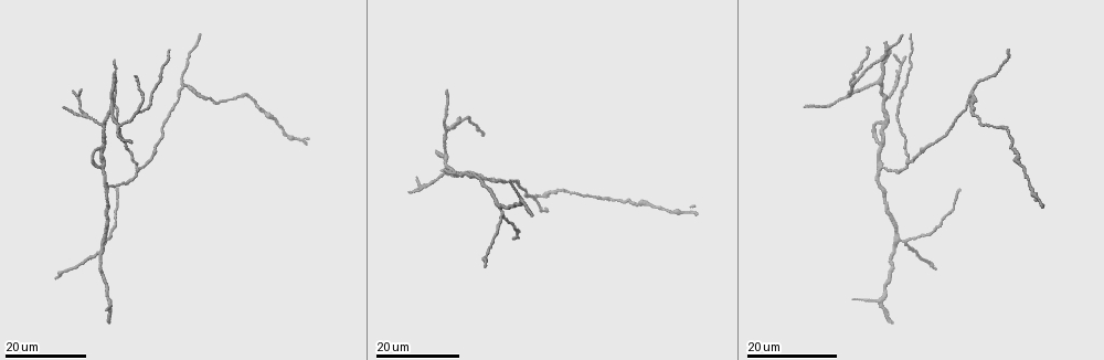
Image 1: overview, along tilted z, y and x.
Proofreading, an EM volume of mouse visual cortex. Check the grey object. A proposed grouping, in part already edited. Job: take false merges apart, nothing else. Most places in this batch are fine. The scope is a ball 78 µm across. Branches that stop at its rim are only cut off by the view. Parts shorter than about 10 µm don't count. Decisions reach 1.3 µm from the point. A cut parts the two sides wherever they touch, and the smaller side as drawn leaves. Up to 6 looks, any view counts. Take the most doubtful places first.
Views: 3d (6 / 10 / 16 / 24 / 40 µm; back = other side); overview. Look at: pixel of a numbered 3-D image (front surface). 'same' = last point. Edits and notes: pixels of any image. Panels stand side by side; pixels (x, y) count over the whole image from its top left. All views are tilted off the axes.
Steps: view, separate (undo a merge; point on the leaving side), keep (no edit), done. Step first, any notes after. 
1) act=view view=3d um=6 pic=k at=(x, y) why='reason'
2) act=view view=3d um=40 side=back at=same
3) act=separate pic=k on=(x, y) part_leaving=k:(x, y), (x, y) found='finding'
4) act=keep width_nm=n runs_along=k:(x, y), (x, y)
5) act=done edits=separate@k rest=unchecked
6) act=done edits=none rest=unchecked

act=view view=3d um=24 pic=1 at=(138, 169) why='three-way junction'

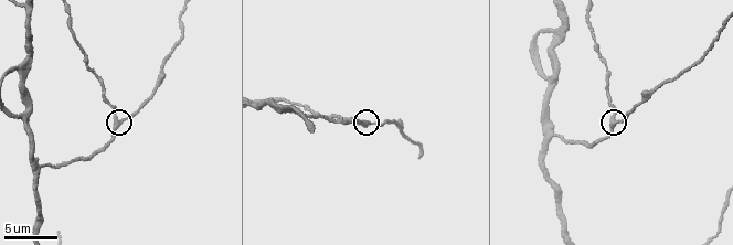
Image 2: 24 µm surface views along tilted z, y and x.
act=view view=3d um=6 pic=2 at=(611, 123)

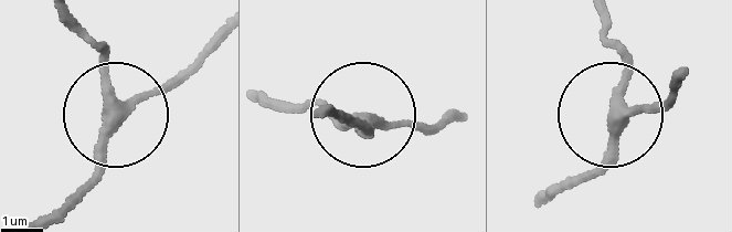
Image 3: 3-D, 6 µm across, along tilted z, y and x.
act=view view=3d um=6 side=back pic=3 at=(110, 110) why='from behind'

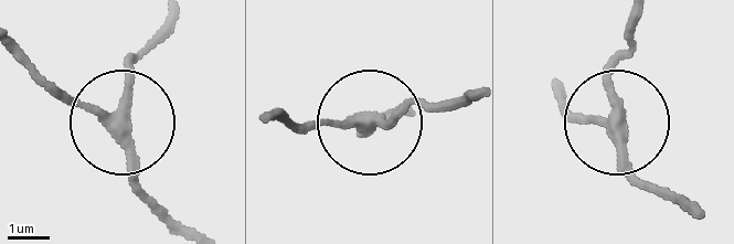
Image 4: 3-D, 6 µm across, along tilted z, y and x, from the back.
act=keep arms=3 runs_along=4:(34, 67), (110, 117), (136, 55), (167, 19) found='all the same neuron'

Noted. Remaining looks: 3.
act=view view=3d um=16 pic=1 at=(103, 251)

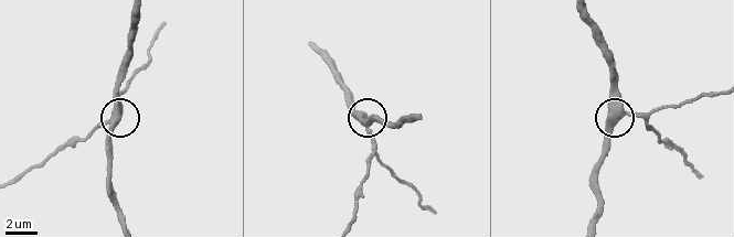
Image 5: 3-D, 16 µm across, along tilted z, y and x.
act=view view=3d um=6 pic=5 at=(623, 113)

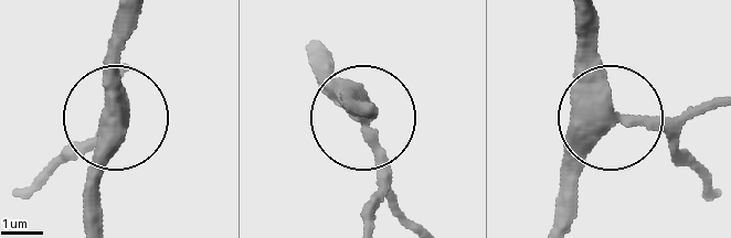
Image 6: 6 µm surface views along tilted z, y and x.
act=keep width_nm=410 runs_along=6:(574, 21), (601, 60), (607, 110), (563, 194) found='continuous, no second neuron'

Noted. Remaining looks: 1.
act=done edits=none rest=unchecked

